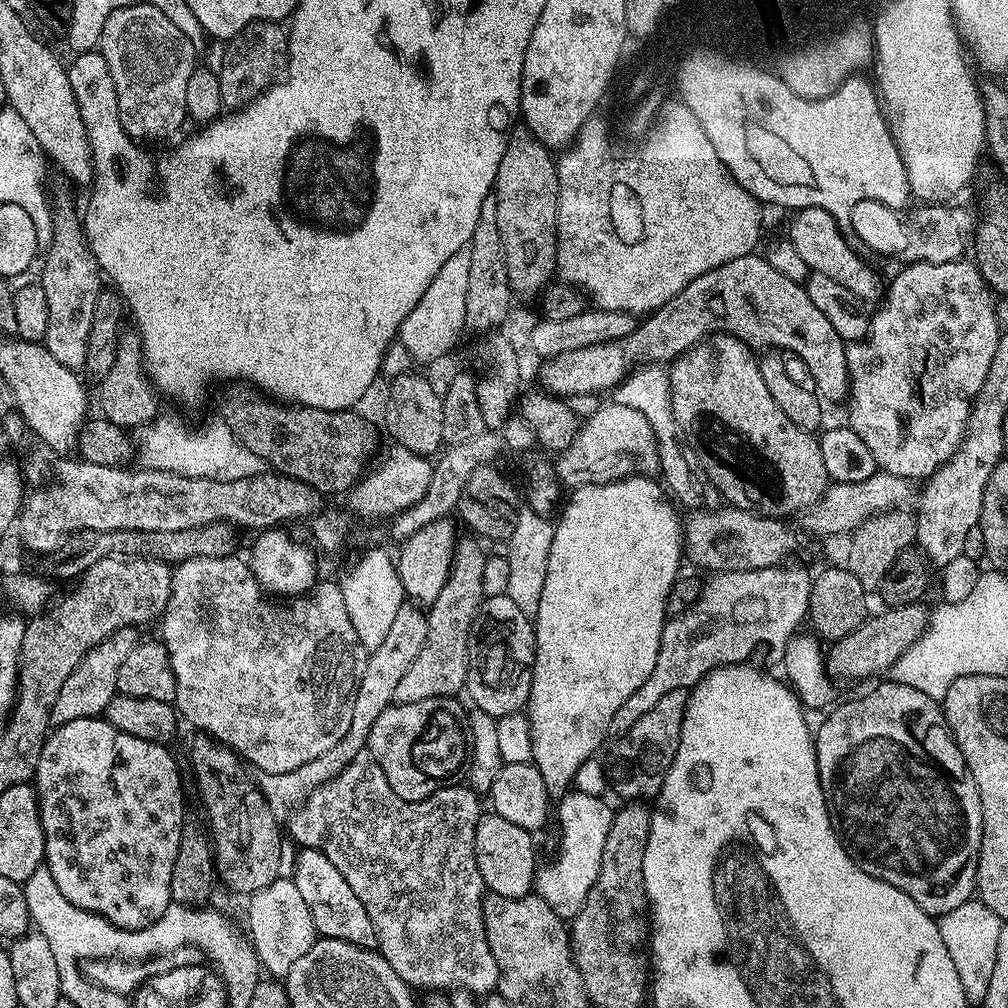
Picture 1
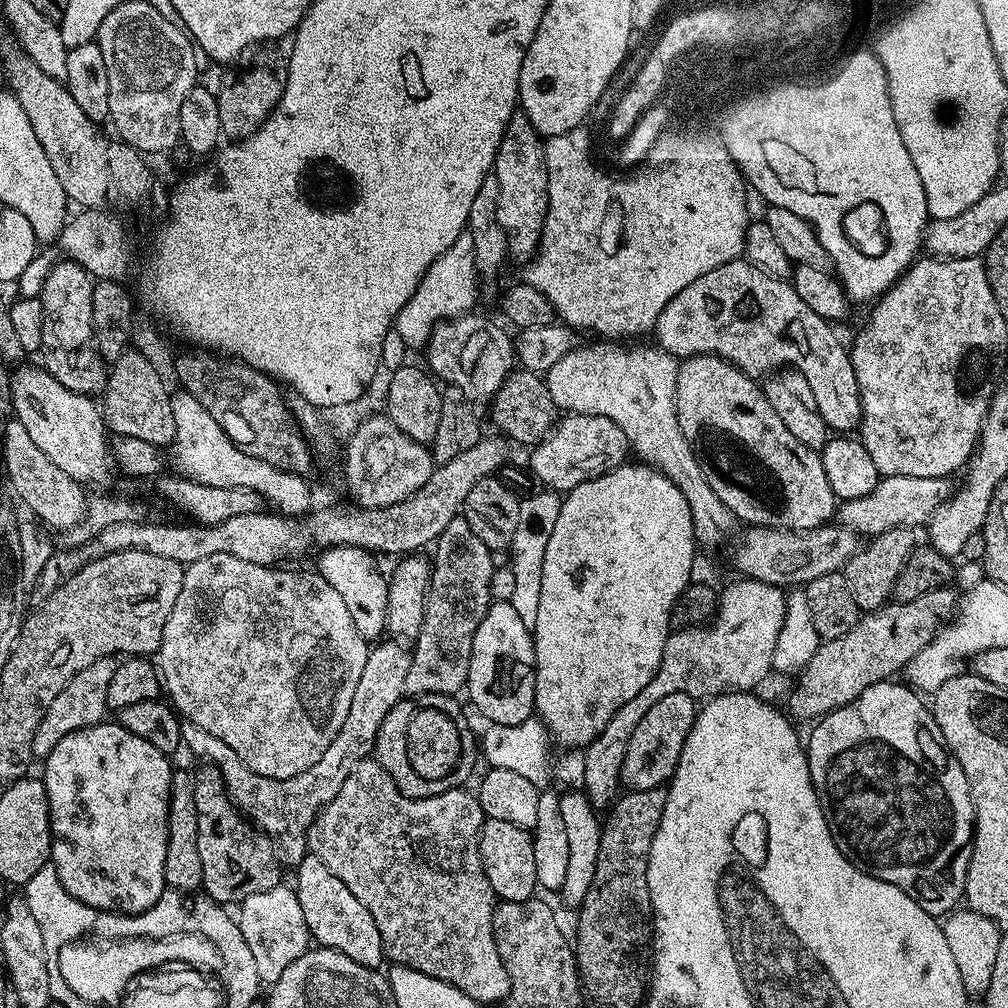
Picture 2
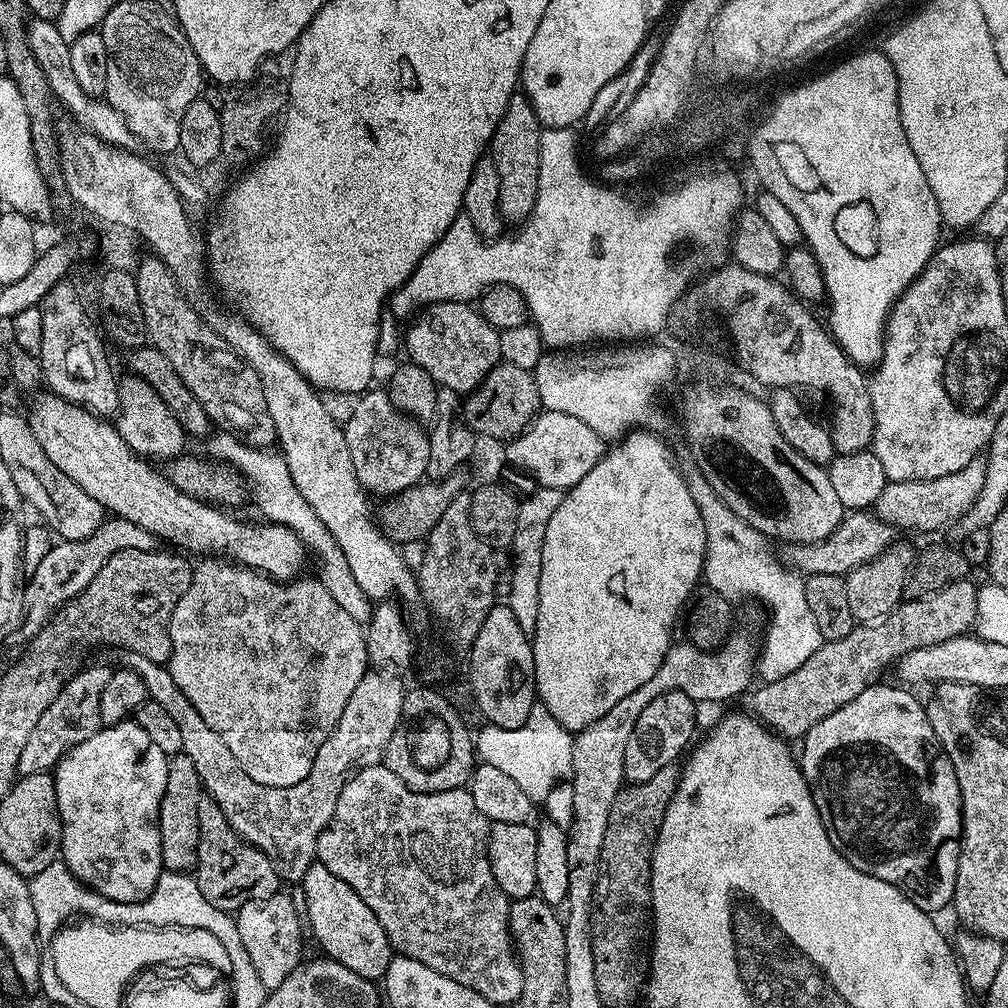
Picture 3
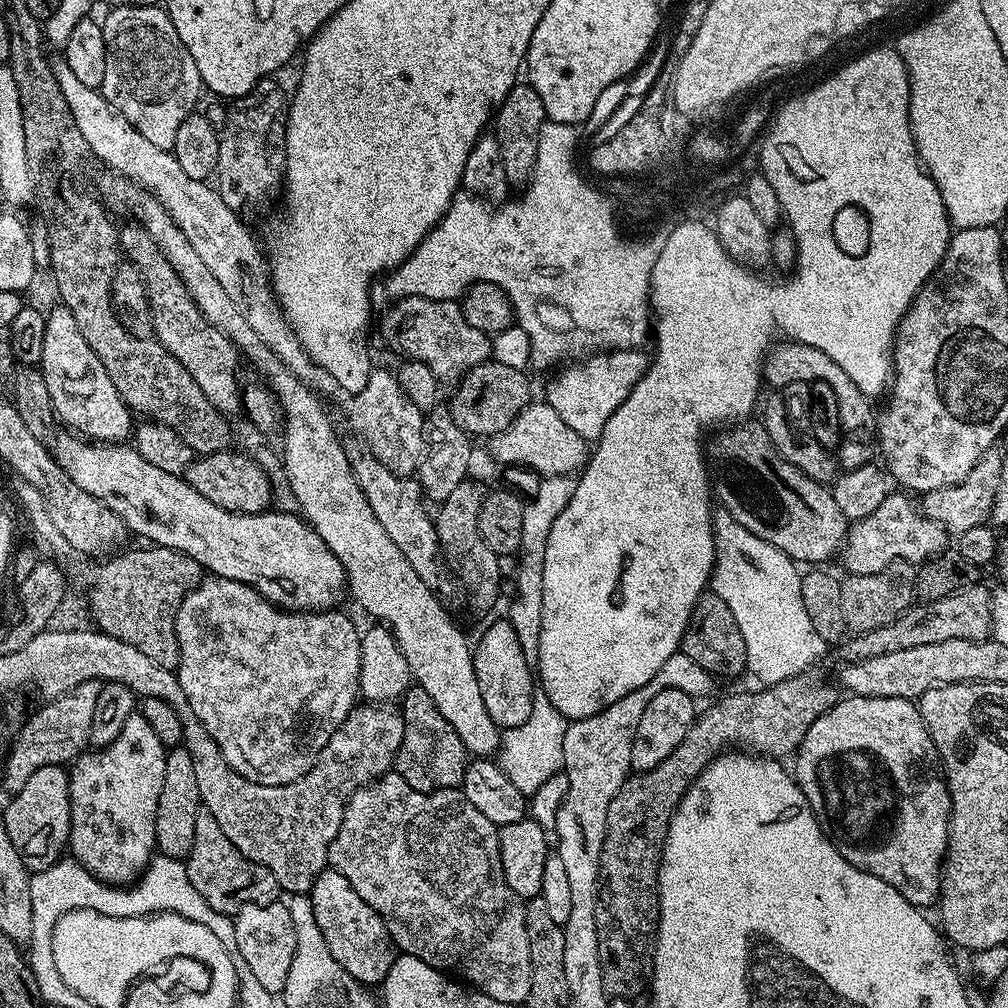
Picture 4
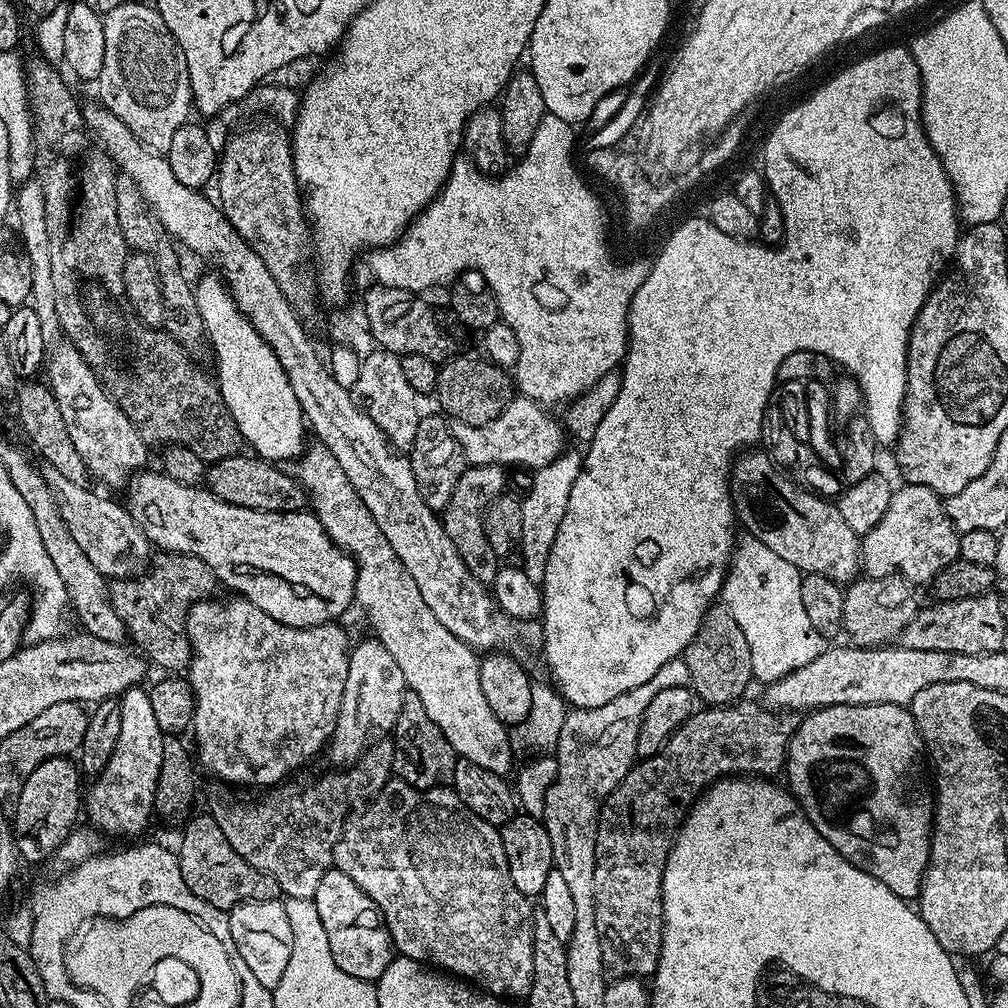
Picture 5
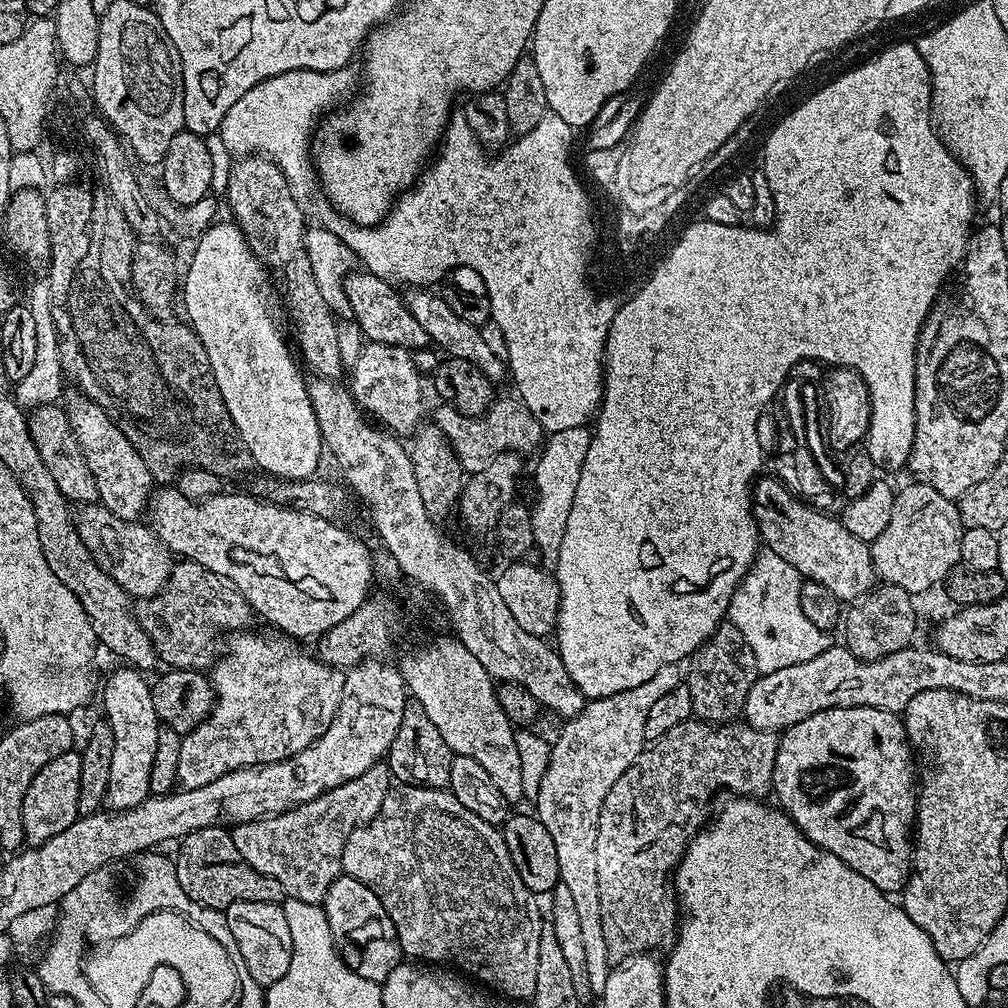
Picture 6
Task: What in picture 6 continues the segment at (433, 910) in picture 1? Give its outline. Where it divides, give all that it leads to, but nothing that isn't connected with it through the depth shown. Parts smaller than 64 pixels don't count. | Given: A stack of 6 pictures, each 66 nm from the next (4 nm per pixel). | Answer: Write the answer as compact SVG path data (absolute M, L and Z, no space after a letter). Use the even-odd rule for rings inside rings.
M403 782L389 787L379 814L346 838L340 866L343 875L370 886L378 894L386 914L390 914L390 922L394 922L405 957L459 970L513 1002L531 1001L538 982L538 938L542 938L545 923L540 917L539 899L518 878L503 831L466 810L452 792Z

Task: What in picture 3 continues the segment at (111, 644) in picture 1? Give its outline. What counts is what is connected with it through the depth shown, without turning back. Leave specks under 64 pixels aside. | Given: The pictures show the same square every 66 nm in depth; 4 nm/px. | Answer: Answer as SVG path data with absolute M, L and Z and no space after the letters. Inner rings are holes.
M108 666L82 668L68 677L58 698L54 698L54 702L50 702L50 706L46 706L42 718L38 718L34 730L30 730L30 738L26 741L26 747L22 749L18 762L20 776L29 776L55 769L57 762L70 749L86 742L86 738L90 738L100 731L102 725L98 714L98 705L102 698L102 689L106 687L106 682L110 682L110 674L113 669Z

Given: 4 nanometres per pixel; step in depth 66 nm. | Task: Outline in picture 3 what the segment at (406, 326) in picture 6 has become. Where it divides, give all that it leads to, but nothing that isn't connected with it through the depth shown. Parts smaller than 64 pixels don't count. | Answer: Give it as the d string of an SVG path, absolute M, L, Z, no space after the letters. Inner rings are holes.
M459 300L429 304L415 313L412 322L404 336L407 359L422 366L422 370L426 370L426 374L430 374L433 382L441 388L461 394L475 392L501 363L501 333L490 326L490 322L486 322L471 303Z

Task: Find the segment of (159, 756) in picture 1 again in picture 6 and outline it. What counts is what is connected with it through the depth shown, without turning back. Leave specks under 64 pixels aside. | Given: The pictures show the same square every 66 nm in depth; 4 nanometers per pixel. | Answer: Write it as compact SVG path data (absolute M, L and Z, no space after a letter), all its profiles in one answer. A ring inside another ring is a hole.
M120 666L104 684L104 712L106 723L114 730L114 762L110 765L110 786L107 807L123 810L138 806L150 795L150 772L153 769L154 752L162 729L154 710L151 683L131 666Z

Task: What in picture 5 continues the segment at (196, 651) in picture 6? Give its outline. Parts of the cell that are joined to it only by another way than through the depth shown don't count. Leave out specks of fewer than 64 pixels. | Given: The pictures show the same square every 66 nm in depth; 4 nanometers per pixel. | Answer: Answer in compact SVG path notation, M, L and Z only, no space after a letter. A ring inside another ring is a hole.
M160 554L143 574L117 579L111 585L110 595L112 608L125 624L131 643L155 667L157 664L165 668L165 673L180 674L192 661L192 643L188 641L186 630L188 611L200 600L209 599L215 588L218 588L216 575L210 566L206 566L206 562L193 556Z

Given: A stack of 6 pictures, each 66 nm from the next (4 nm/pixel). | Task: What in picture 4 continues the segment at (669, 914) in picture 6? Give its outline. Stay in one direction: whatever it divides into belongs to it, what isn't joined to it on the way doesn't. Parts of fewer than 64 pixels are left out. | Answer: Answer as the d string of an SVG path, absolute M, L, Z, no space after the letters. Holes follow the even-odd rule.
M801 674L791 676L788 680L783 680L777 684L769 684L761 687L761 692L736 692L733 696L724 696L717 704L712 704L708 709L699 713L698 719L692 728L686 734L686 738L675 750L670 754L670 758L662 758L662 762L658 762L658 766L654 766L645 772L637 772L629 775L614 799L610 802L610 810L606 810L606 834L602 842L602 854L600 855L600 897L598 898L598 906L596 907L596 925L598 926L598 958L602 962L602 982L604 989L608 991L609 997L615 998L619 992L636 992L636 988L640 988L640 984L644 984L644 976L648 976L648 960L654 960L656 953L656 931L660 925L660 883L658 882L658 874L660 873L660 855L664 849L664 835L668 832L668 824L672 821L672 815L675 814L676 808L680 804L680 800L686 794L686 790L696 780L697 774L708 765L711 760L715 760L717 756L729 750L747 750L752 754L759 754L769 758L785 758L791 757L796 749L800 747L802 738L806 738L806 730L810 730L810 726L814 726L814 722L826 710L830 710L836 704L838 693L828 684L819 684L816 680L811 680L811 675Z

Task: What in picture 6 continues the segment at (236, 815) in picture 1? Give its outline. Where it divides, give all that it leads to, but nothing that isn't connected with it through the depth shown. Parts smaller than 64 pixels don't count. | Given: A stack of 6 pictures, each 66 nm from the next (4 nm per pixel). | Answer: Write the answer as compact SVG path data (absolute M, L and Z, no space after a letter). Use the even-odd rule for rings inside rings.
M215 826L194 830L193 833L181 839L178 846L180 849L177 850L176 854L174 853L178 882L182 882L182 889L186 890L186 894L190 894L190 898L194 898L194 902L198 902L202 906L223 910L234 902L280 904L285 899L284 888L280 883L274 882L274 878L254 870L254 866L250 866L250 862L246 862L246 858L242 858L242 854L238 854L238 846L234 846L234 838L227 827Z

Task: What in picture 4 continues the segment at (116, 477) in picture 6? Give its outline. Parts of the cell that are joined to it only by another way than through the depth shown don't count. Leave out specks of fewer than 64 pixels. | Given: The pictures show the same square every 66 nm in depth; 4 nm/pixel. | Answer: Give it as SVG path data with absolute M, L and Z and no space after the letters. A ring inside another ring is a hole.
M56 306L56 309L45 315L46 338L42 342L42 358L39 362L40 372L45 376L46 387L49 390L53 402L53 410L58 417L59 423L64 423L65 429L79 434L89 442L103 442L106 444L119 444L127 441L134 432L134 416L126 406L126 402L118 394L118 386L106 374L106 366L98 362L98 354L90 350L86 338L78 330L78 322L74 322L74 314L63 306Z

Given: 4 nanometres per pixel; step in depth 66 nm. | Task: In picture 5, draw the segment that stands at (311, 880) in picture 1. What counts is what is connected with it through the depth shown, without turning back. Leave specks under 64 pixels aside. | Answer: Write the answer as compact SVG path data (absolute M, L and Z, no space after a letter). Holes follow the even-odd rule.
M335 866L318 884L314 899L318 915L322 917L322 930L326 930L326 938L330 938L334 962L338 962L346 974L354 974L354 978L379 980L394 958L394 945L377 904L357 886L350 874L342 874Z

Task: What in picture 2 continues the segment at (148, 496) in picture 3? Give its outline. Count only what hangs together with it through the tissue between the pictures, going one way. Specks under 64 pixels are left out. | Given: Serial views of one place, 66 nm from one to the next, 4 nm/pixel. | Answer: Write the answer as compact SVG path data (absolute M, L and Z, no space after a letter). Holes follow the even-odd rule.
M44 367L24 368L12 372L14 419L26 426L30 439L50 461L83 486L104 484L114 474L110 433L101 416L101 405L91 396L68 390Z

